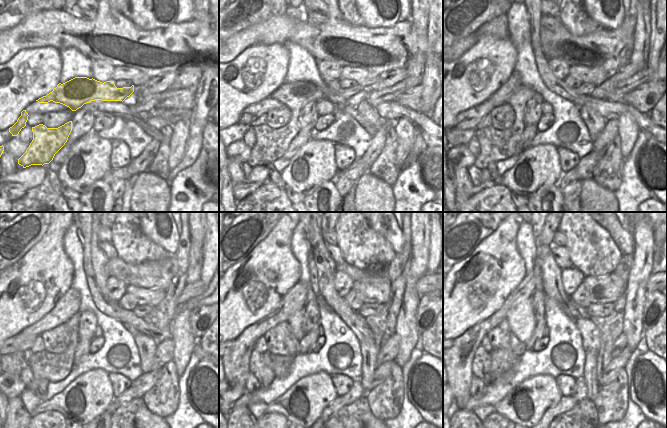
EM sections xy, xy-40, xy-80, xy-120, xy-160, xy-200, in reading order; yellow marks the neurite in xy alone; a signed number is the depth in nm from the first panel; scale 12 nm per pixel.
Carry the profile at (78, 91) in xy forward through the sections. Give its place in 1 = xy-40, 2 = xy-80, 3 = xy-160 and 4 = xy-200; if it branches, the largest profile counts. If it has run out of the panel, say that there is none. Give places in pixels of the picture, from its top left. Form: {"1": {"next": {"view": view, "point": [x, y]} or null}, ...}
{"1": {"next": {"view": "xy-40", "point": [271, 144]}}, "2": {"next": {"view": "xy-80", "point": [495, 145]}}, "3": {"next": {"view": "xy-160", "point": [280, 365]}}, "4": {"next": {"view": "xy-200", "point": [600, 310]}}}

